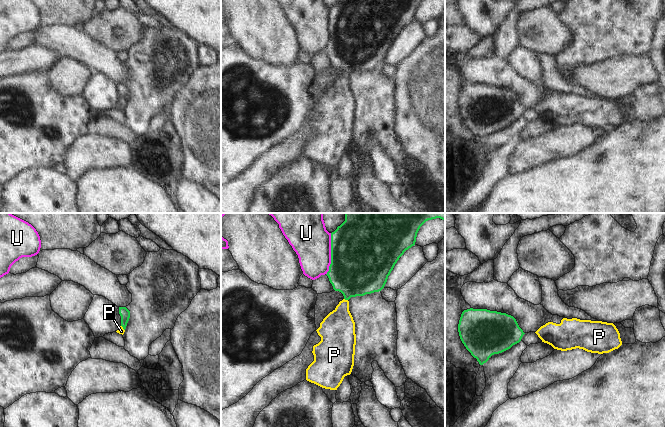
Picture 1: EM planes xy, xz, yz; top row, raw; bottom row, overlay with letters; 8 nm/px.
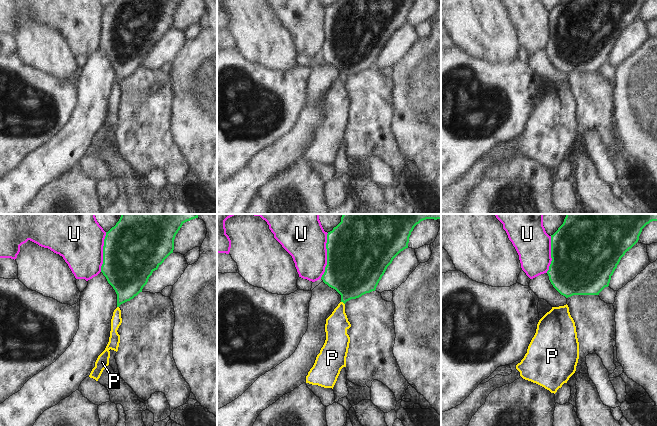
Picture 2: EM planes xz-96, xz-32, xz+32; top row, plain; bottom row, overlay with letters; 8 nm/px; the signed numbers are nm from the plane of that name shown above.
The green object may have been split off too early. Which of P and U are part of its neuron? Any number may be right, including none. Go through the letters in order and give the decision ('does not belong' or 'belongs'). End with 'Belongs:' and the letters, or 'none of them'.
P: belongs
U: does not belong
Belongs: P

